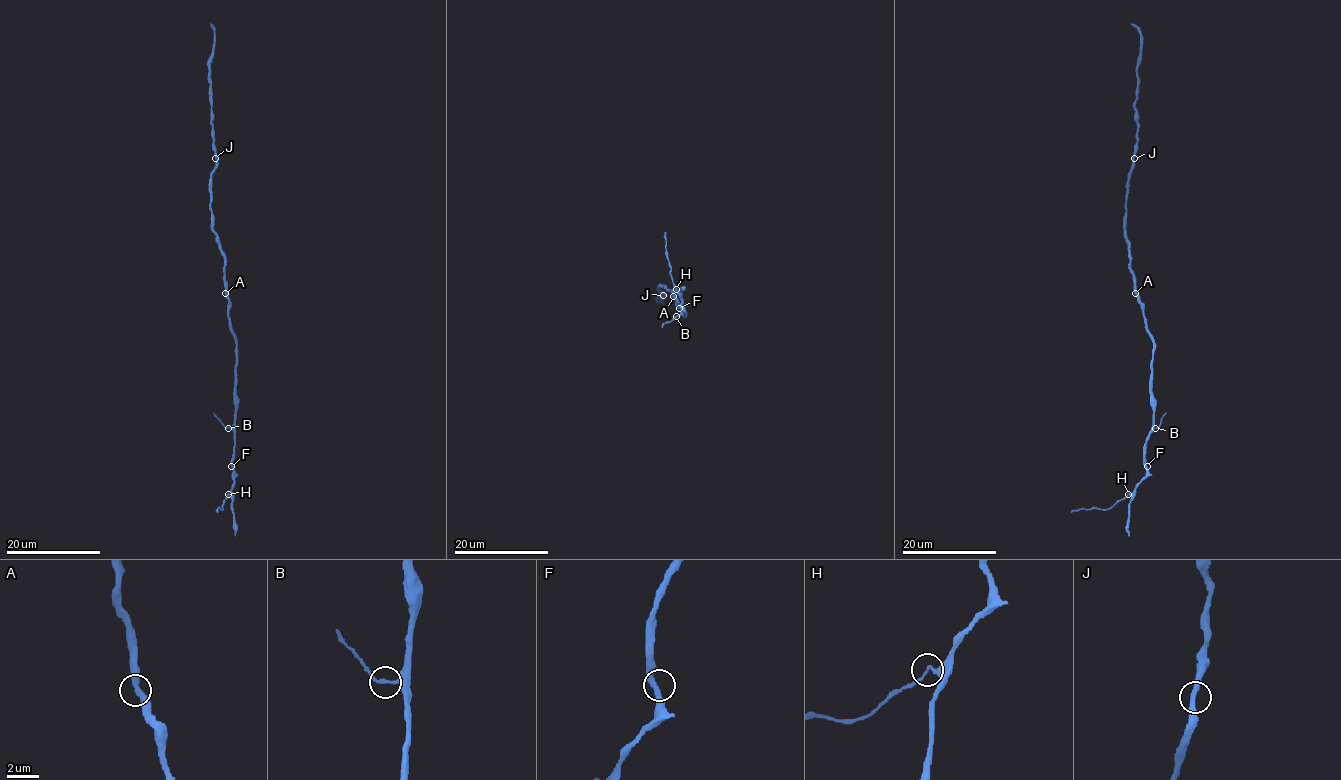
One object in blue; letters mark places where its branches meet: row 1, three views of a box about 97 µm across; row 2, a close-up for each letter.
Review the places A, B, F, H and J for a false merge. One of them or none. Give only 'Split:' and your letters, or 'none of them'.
Split: none of them

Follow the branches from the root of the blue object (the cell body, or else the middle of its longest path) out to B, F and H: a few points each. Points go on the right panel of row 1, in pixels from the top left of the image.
B: (1137, 293), (1146, 330), (1153, 343), (1152, 407), (1155, 428)
F: (1137, 293), (1146, 330), (1153, 343), (1153, 431), (1146, 444), (1147, 466)
H: (1137, 293), (1146, 330), (1153, 343), (1153, 431), (1146, 444), (1146, 476), (1128, 494)

